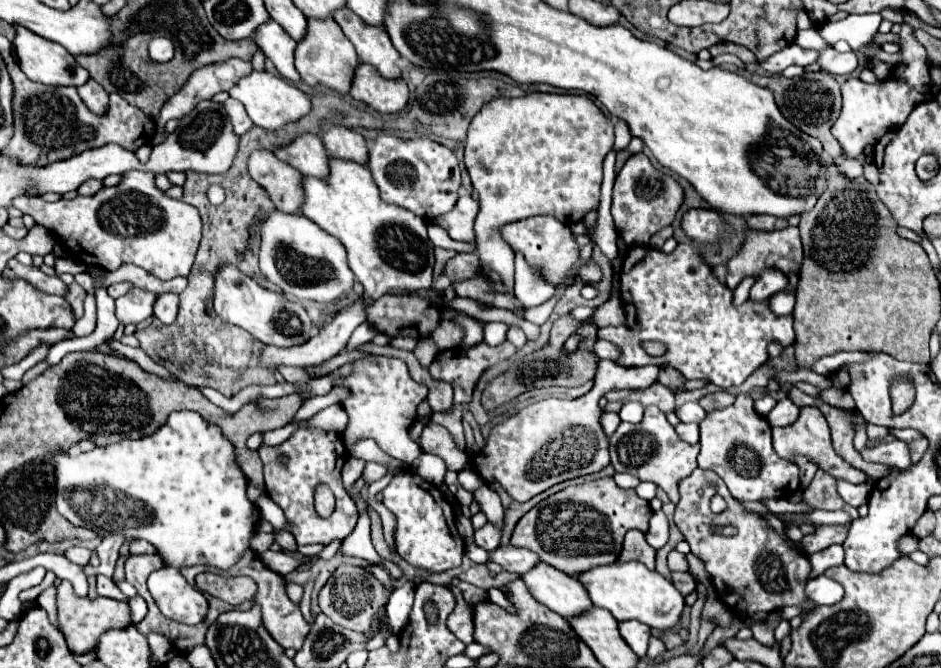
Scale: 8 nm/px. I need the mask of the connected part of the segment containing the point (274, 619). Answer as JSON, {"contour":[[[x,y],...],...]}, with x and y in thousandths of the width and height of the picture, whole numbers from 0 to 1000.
{"contour":[[[261,826],[257,832],[257,838],[238,862],[266,862],[272,874],[274,874],[274,889],[272,889],[272,898],[274,904],[278,907],[278,934],[281,940],[287,946],[287,952],[304,973],[304,970],[312,970],[312,973],[319,973],[321,970],[321,961],[325,958],[327,946],[329,946],[329,934],[323,928],[319,910],[315,904],[310,904],[310,898],[306,895],[304,889],[304,871],[302,871],[302,862],[289,856],[272,826]]]}

